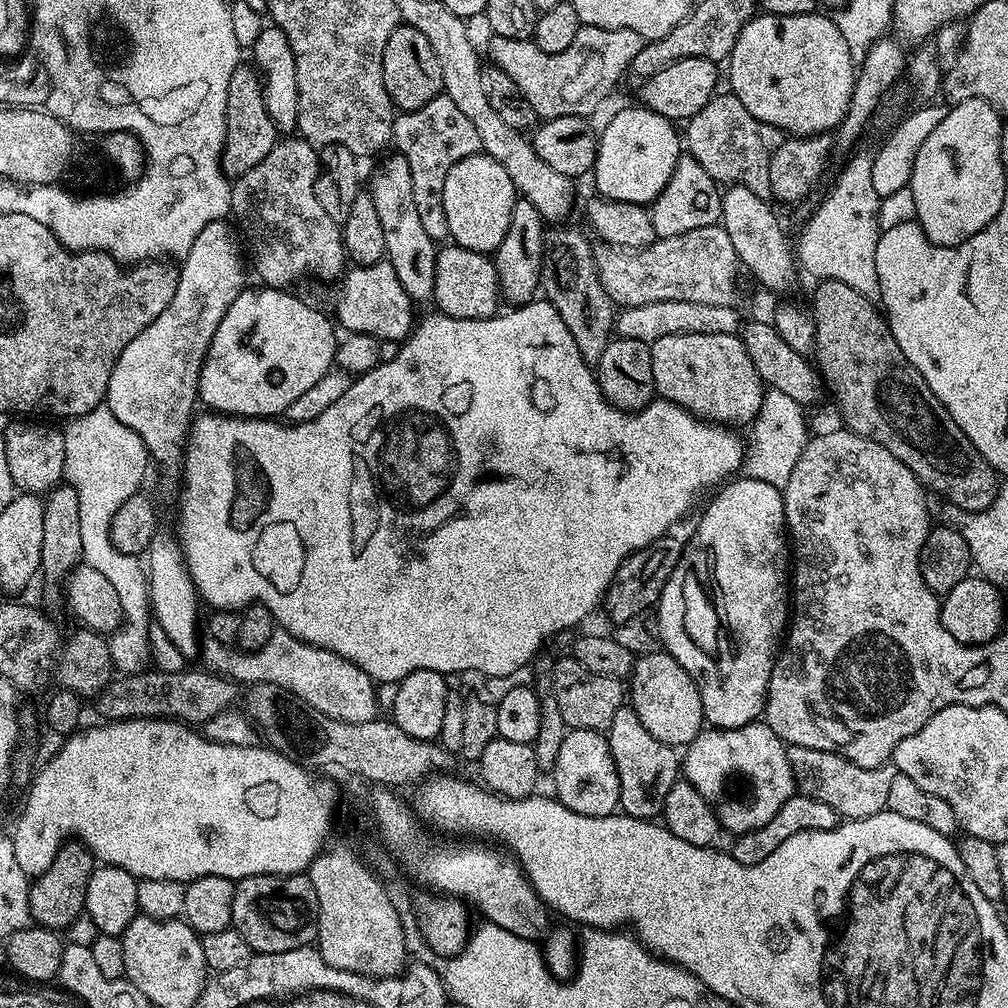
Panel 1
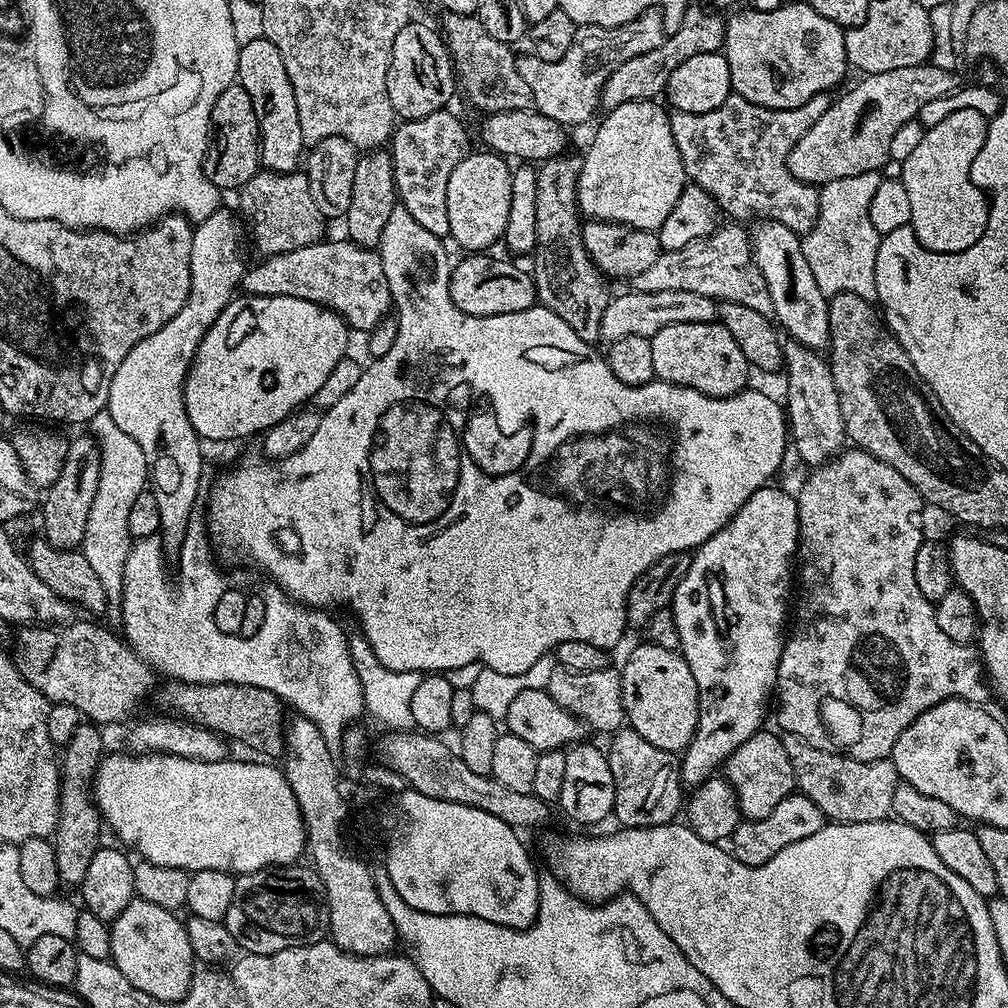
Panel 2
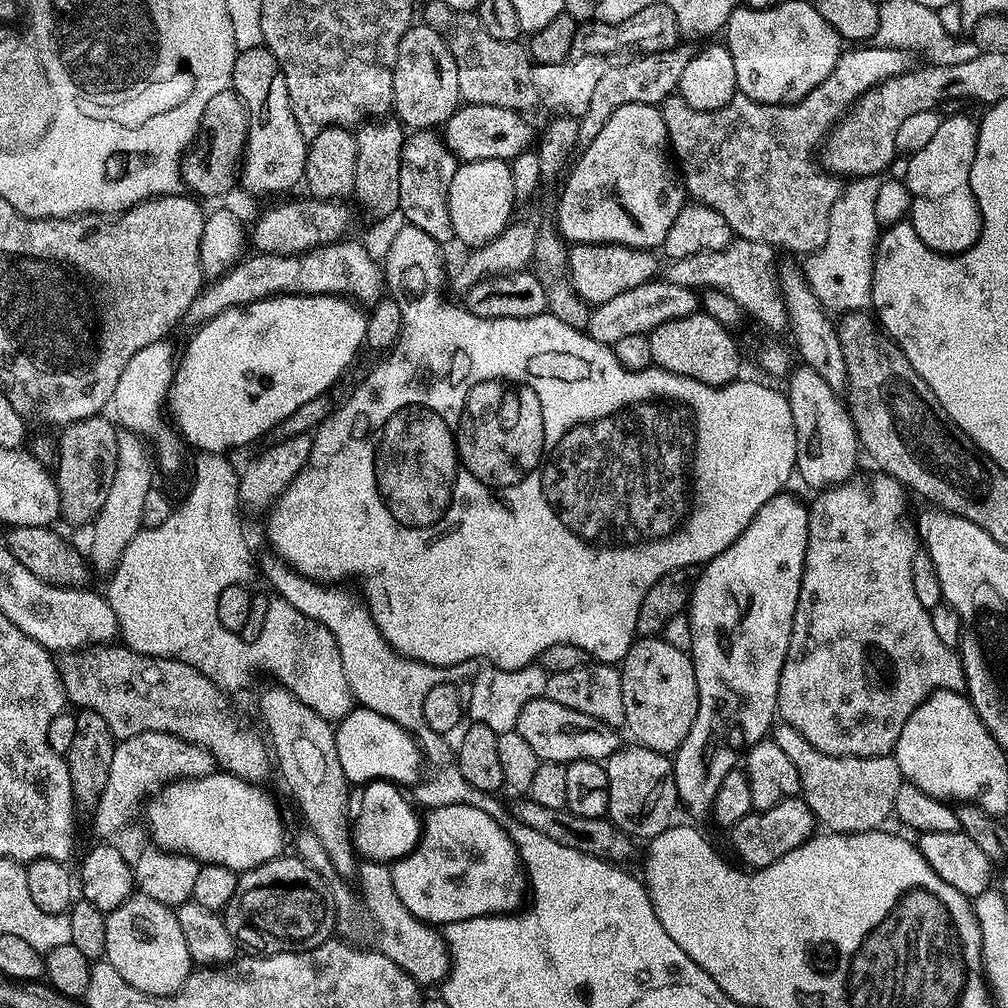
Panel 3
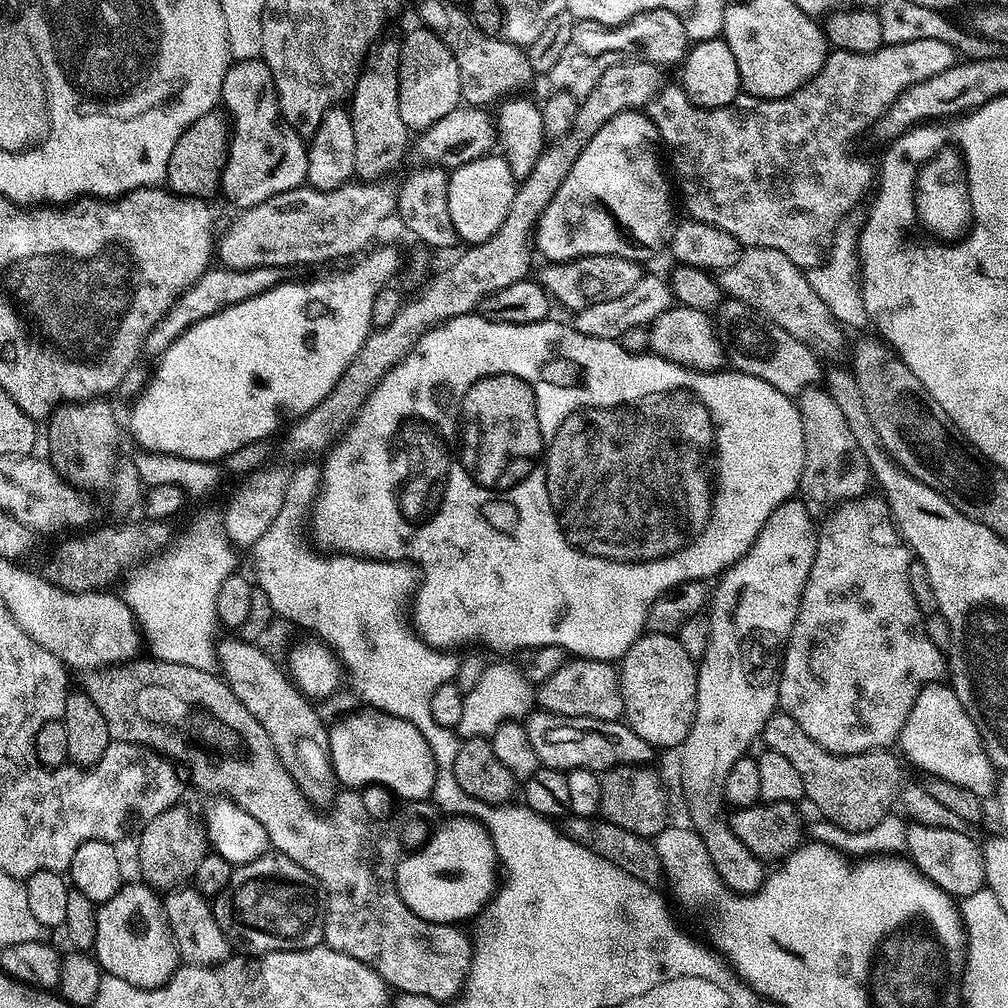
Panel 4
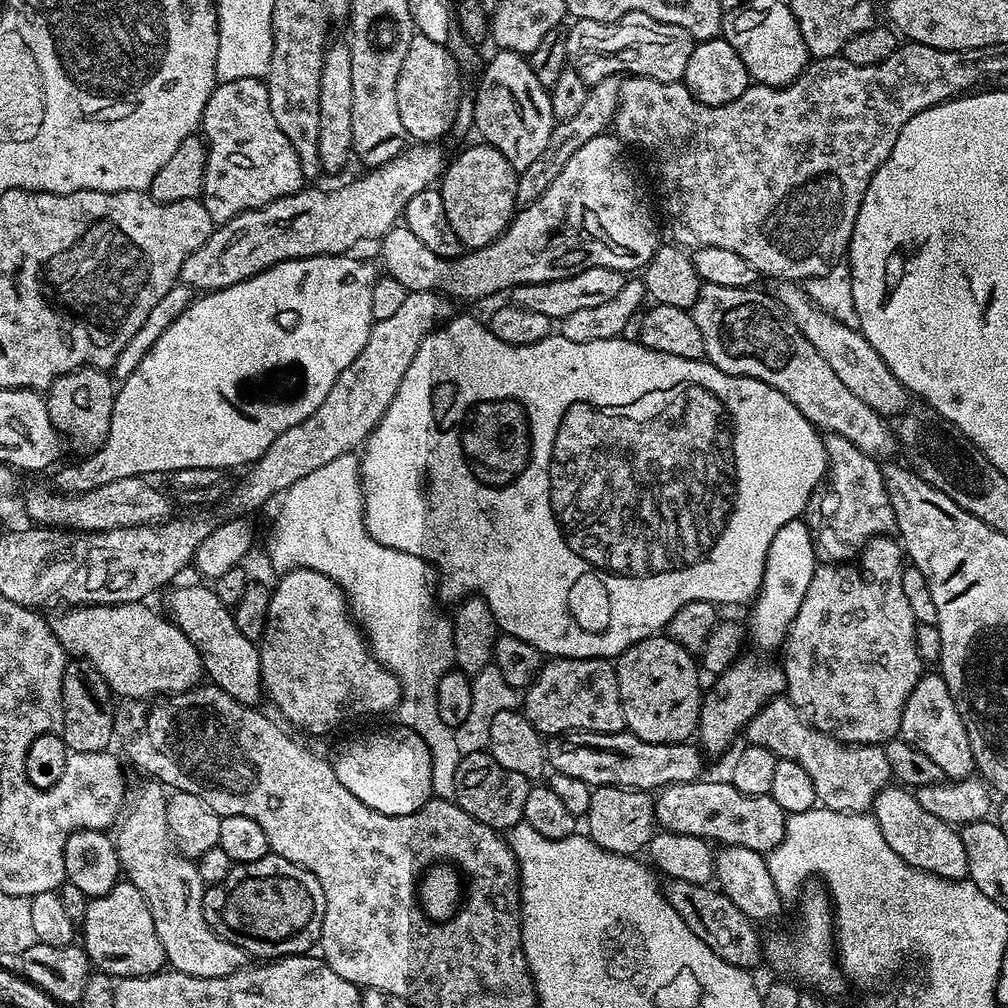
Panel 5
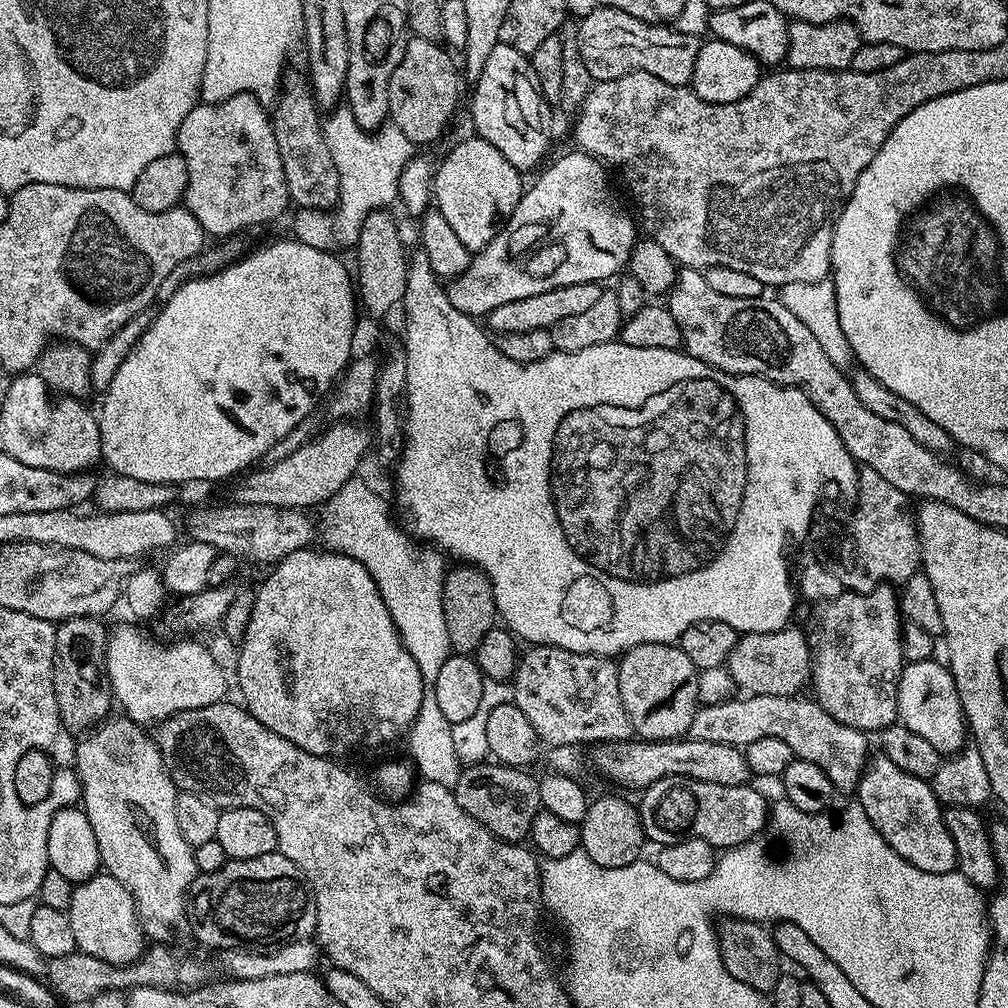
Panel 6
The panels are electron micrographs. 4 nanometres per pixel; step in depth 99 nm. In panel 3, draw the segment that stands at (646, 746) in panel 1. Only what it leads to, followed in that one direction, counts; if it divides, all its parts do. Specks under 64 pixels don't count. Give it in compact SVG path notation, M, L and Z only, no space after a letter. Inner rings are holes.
M622 746L619 751L617 751L614 755L609 756L606 761L606 767L608 769L608 815L607 819L611 820L612 823L618 825L626 835L639 838L639 836L644 836L643 838L651 838L653 836L657 836L658 834L662 834L670 825L673 823L674 817L672 815L675 814L676 808L678 812L678 797L676 795L676 779L674 778L674 774L672 773L672 760L669 759L665 753L655 752L654 750L650 750L649 748L643 746L631 746L632 748L628 748L628 746Z

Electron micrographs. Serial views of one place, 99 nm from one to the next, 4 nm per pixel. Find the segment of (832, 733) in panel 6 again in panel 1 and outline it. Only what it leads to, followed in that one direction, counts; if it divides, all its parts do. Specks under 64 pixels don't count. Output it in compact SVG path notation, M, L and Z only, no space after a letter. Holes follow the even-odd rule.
M787 745L788 757L790 758L790 770L796 779L797 789L803 795L810 798L818 798L818 802L826 802L826 806L834 806L836 813L841 818L849 820L861 820L870 818L874 814L883 812L886 809L886 797L890 790L890 781L894 778L896 771L895 764L879 764L876 768L863 768L854 762L850 762L845 756L839 756L826 750L814 750L810 746Z

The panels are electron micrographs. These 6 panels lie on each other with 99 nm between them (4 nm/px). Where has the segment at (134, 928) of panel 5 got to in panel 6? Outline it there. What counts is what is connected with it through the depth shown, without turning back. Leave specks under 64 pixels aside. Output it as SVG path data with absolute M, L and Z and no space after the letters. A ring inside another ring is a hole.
M97 874L75 885L67 913L70 931L79 951L102 958L102 962L121 966L133 964L143 954L146 937L140 925L140 915L136 912L136 903L130 890L112 876Z

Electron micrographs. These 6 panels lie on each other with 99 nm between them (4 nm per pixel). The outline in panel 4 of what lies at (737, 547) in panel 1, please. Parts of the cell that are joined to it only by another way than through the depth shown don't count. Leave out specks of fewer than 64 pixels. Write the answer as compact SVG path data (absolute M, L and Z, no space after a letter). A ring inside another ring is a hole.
M793 498L782 502L782 506L778 506L778 510L774 510L774 514L770 514L770 518L766 518L766 526L762 526L762 530L758 534L758 538L752 543L750 550L744 555L739 563L733 565L727 572L719 577L720 585L714 588L714 599L710 604L711 631L706 648L704 659L699 661L696 669L696 677L698 678L698 690L696 691L696 717L692 723L690 734L685 738L684 743L678 749L680 755L680 784L684 787L684 796L688 799L688 816L691 827L698 834L698 838L702 838L703 844L706 846L707 852L710 853L710 862L714 862L714 870L718 874L718 878L724 884L725 889L729 892L737 894L749 894L756 892L764 885L766 875L765 861L759 860L750 850L746 850L746 842L742 842L742 838L738 838L738 834L734 834L734 830L728 825L726 819L726 801L724 798L724 783L726 782L726 774L730 774L730 770L734 767L734 762L738 762L738 758L749 755L752 739L759 737L763 733L766 722L778 711L780 702L780 666L784 659L784 647L788 644L788 635L794 626L794 618L798 614L798 606L802 598L802 590L806 586L806 578L810 574L810 566L814 566L814 550L816 549L816 538L818 535L817 521L806 510L806 506L799 498Z

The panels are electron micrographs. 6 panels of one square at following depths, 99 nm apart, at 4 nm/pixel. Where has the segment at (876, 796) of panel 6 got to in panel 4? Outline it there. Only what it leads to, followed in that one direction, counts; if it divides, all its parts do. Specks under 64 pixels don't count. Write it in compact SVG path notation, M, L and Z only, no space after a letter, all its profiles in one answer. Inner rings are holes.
M909 823L902 836L902 844L908 847L907 859L930 882L934 882L951 898L963 898L985 887L984 863L980 844L971 840L968 832L942 830L938 826Z

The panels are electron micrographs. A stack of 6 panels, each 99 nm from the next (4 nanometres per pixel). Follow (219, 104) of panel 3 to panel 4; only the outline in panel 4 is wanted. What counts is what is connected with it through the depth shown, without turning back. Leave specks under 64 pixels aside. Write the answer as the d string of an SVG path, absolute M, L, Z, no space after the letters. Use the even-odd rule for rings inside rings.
M219 111L208 112L194 122L178 138L174 151L170 153L166 184L177 196L193 196L199 200L211 201L212 195L220 192L220 179L228 161L230 124Z

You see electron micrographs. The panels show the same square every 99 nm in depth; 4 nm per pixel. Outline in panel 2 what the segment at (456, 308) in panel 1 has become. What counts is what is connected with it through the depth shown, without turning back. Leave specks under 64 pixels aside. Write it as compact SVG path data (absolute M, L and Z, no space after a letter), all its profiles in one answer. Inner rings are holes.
M468 254L465 260L455 261L452 269L452 281L450 282L450 298L462 314L471 316L497 316L498 314L510 314L537 307L536 283L532 280L531 271L519 268L516 264L511 264L508 260L495 260L492 254Z

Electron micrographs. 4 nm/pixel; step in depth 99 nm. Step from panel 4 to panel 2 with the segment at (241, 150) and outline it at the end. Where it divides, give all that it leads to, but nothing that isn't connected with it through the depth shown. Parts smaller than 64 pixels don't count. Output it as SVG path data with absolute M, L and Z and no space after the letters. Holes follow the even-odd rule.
M263 36L254 42L239 45L236 53L236 80L245 88L254 102L254 114L260 127L260 163L269 172L295 172L301 167L306 145L302 138L302 126L298 122L298 102L294 102L294 86L290 86L290 74L278 54L278 46Z

